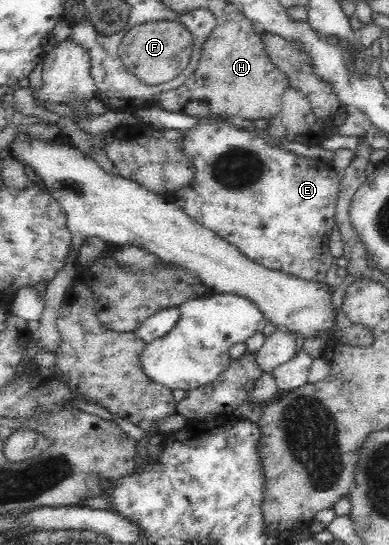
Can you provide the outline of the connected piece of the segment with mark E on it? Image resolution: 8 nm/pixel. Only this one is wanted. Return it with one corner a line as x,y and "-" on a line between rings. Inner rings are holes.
208,115
204,119
198,119
198,124
192,130
185,131
181,142
178,143
181,145
181,152
184,152
185,156
188,156
189,160
192,161
194,175
190,186
186,186
182,190
175,192
177,199
175,206
178,206
190,219
199,223
203,228
212,230
220,238
236,246
239,252
244,254
244,257
250,261
256,262
266,269
282,271
284,274
291,274
296,278
301,278
308,282
324,283
326,274
328,274
333,263
337,260
330,252
328,241
335,227
335,212
340,196
341,174
335,172
329,161
321,161
320,159
297,155
284,147
283,144
280,144
280,142
268,142
256,130
252,130
250,133
244,128
237,128
232,124
222,123
218,121
218,118
220,117

